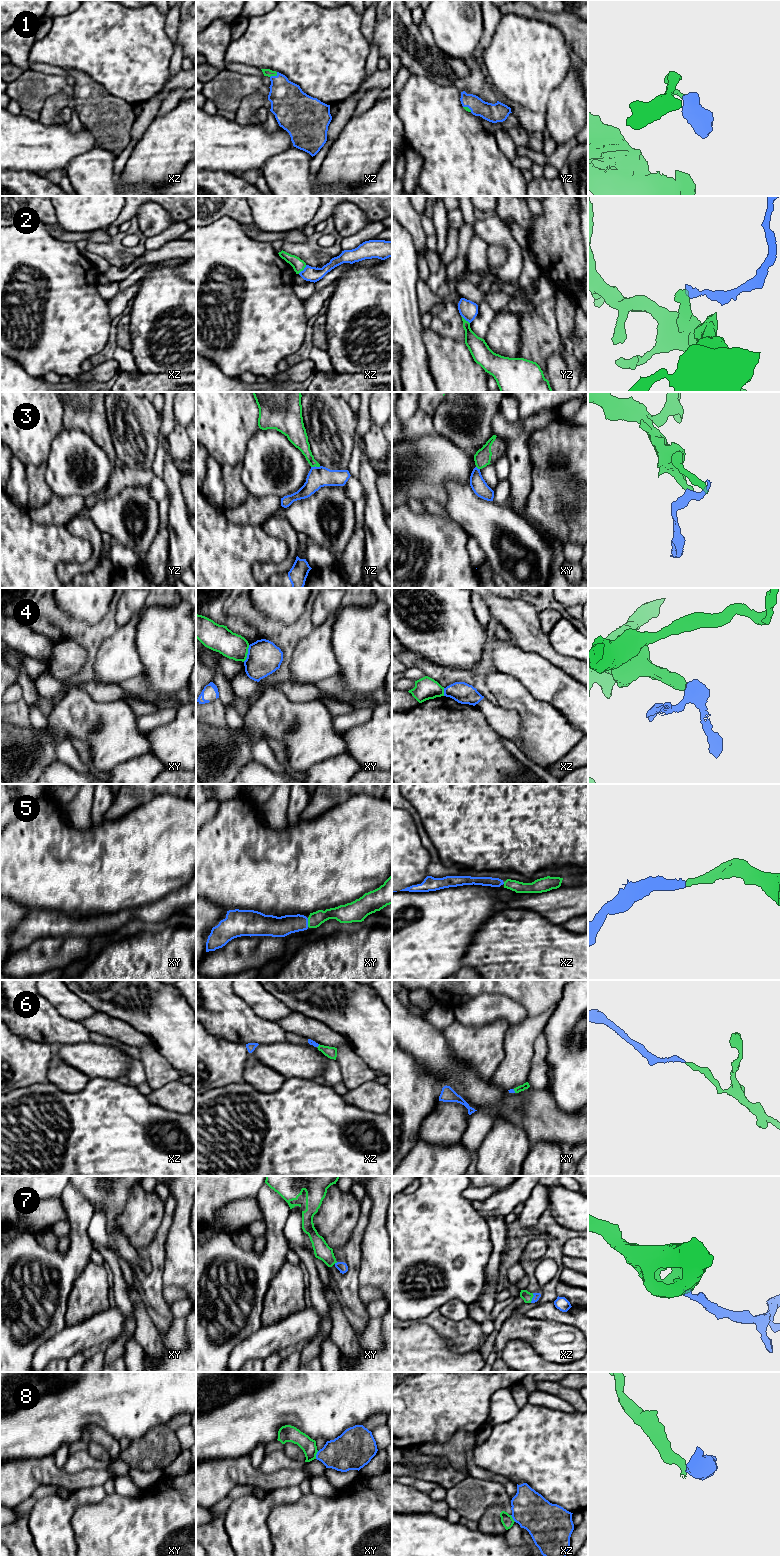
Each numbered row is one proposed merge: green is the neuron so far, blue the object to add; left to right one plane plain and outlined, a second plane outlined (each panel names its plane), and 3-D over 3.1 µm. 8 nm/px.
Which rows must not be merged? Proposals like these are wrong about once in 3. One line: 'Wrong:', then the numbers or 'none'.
Wrong: 2, 3, 4, 8

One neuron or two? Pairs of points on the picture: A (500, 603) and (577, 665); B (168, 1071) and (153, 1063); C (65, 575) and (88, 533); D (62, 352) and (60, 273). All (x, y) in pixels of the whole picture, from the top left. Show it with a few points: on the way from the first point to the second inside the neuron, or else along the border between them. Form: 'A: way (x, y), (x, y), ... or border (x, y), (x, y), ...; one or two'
A: way (519, 622), (558, 659); one
B: way (164, 1071), (157, 1067); one
C: way (79, 570), (85, 568), (94, 559), (95, 547); one
D: way (62, 332), (62, 293); one

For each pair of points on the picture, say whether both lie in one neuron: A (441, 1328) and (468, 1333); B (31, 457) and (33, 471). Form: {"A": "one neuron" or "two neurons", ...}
{"A": "one neuron", "B": "two neurons"}

